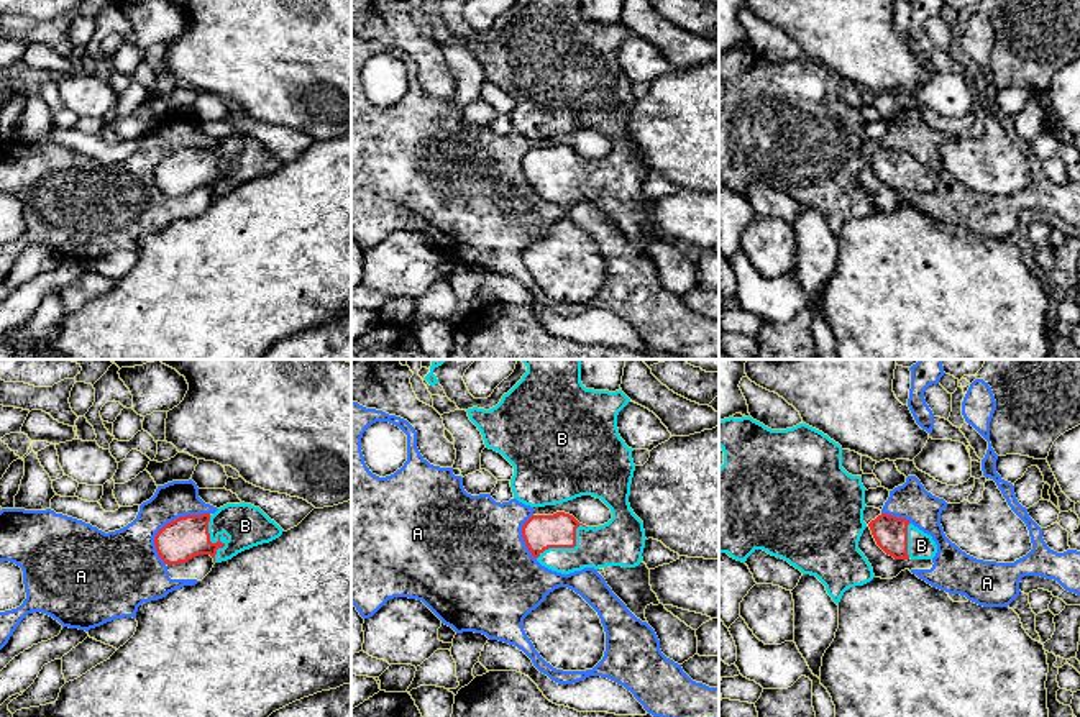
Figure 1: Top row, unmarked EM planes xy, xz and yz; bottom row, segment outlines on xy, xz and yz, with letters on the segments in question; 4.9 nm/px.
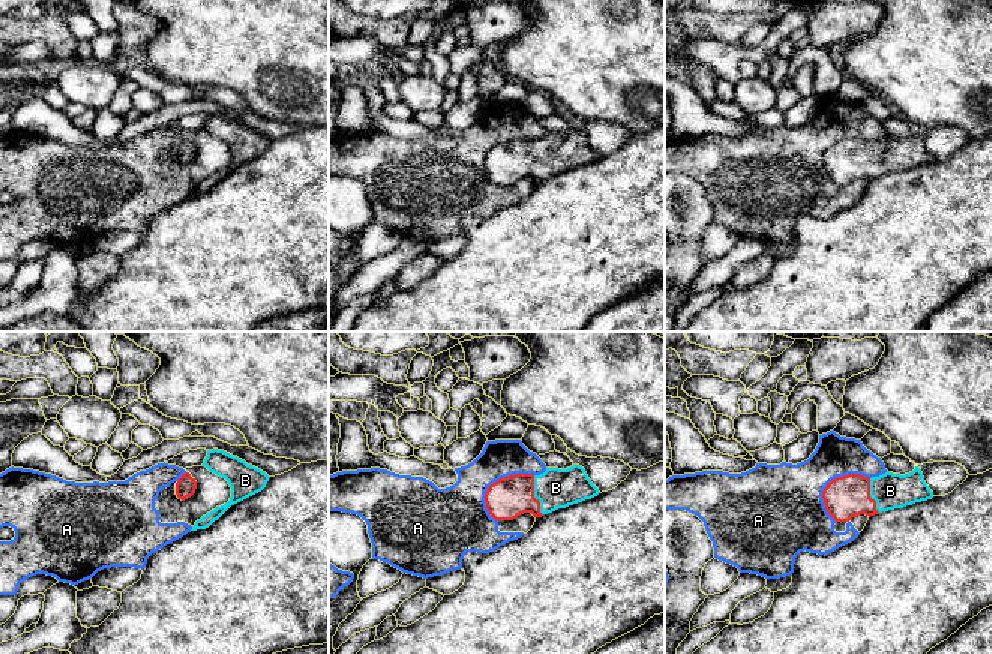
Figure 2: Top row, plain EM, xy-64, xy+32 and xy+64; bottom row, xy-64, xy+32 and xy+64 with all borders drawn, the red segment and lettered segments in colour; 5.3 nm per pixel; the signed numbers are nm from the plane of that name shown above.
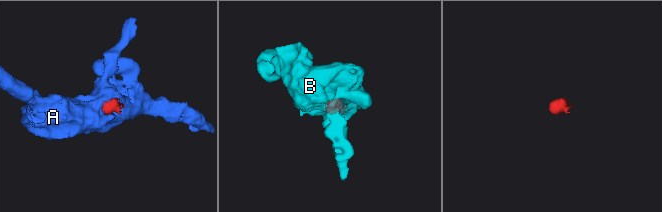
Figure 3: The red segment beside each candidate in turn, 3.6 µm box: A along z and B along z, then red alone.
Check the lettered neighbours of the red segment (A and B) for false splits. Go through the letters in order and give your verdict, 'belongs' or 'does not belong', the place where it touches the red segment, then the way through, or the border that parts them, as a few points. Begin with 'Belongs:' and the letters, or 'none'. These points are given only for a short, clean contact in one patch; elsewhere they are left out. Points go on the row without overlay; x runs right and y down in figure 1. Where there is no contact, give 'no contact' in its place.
Belongs: B
A: does not belong | xy (173, 153) | along xy (209, 145), (169, 153), (155, 169), (158, 189)
B: belongs | xy (214, 176) | across xy (178, 174), (214, 176), (232, 161), (245, 158)

